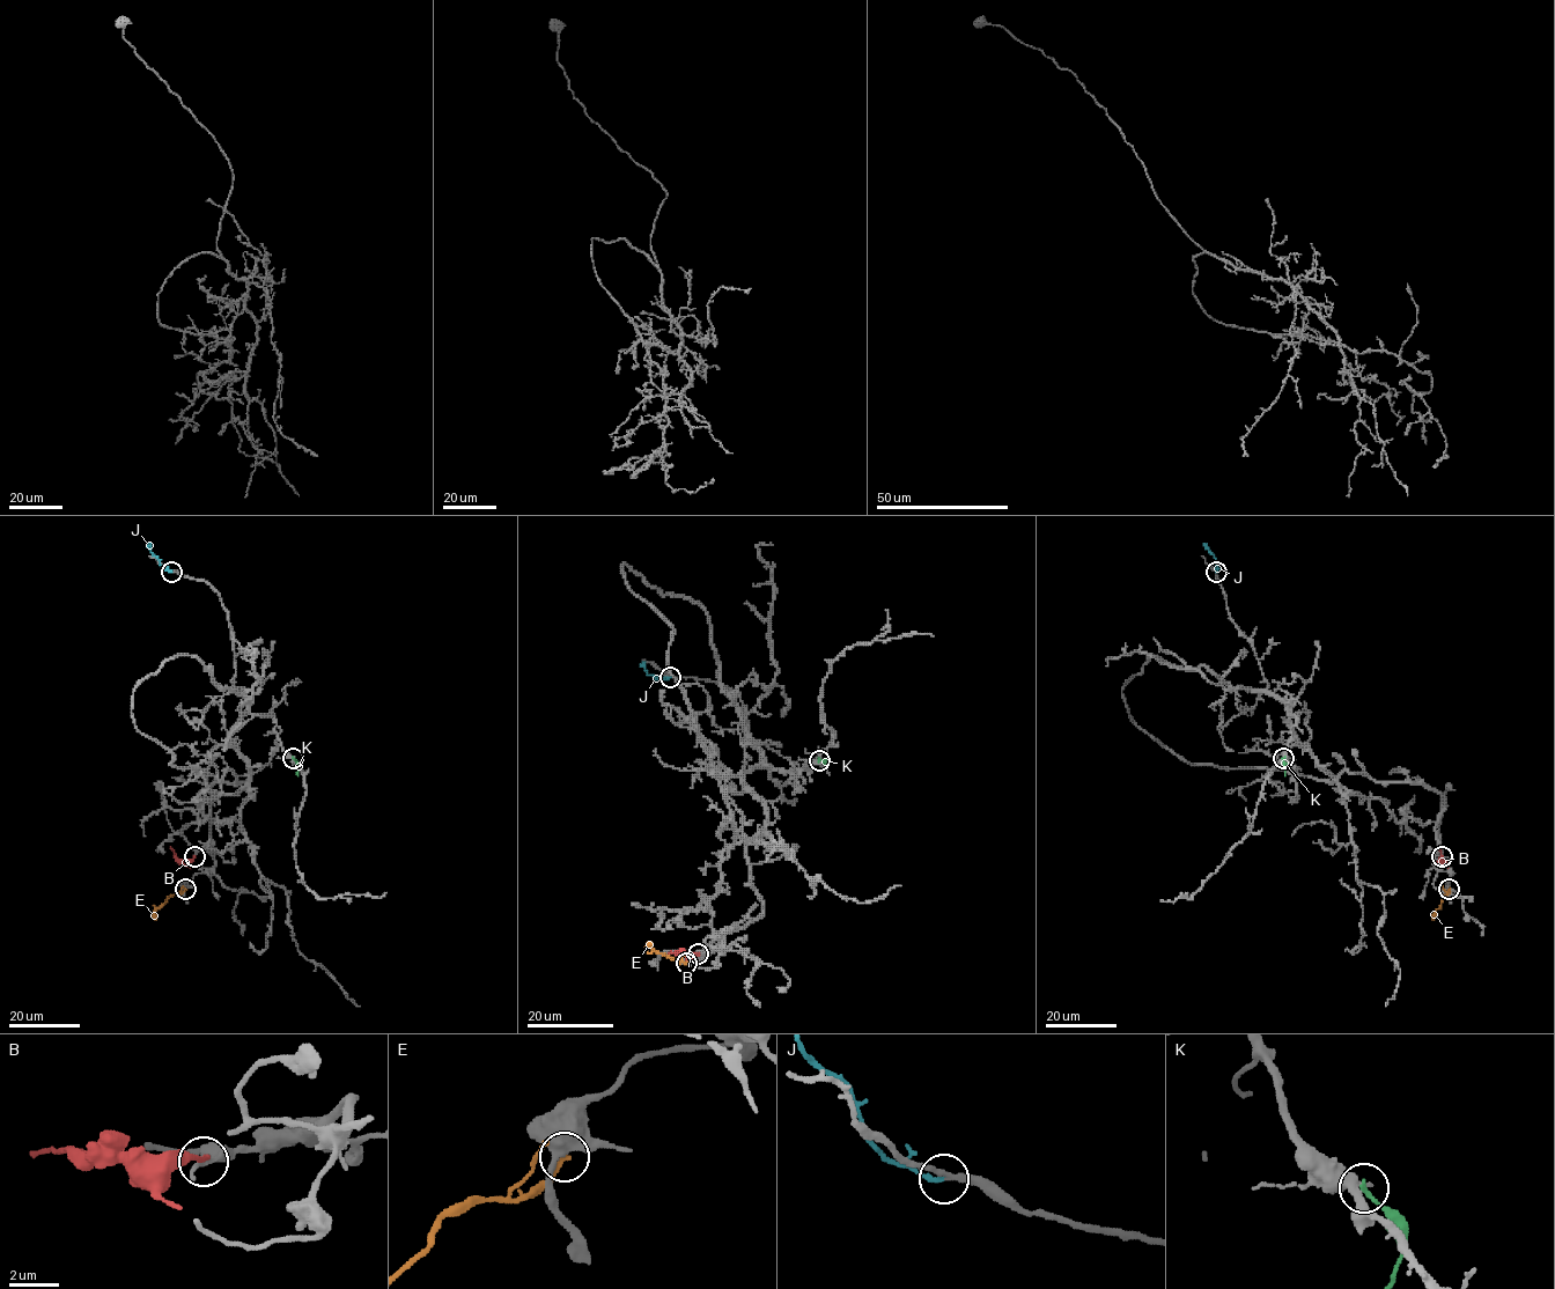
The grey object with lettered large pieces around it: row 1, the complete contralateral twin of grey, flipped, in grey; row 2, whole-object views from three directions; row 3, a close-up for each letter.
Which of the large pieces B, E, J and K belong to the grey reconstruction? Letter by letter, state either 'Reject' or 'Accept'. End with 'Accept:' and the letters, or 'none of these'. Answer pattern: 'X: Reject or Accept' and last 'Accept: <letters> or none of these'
B: Reject
E: Reject
J: Accept
K: Reject
Accept: J

